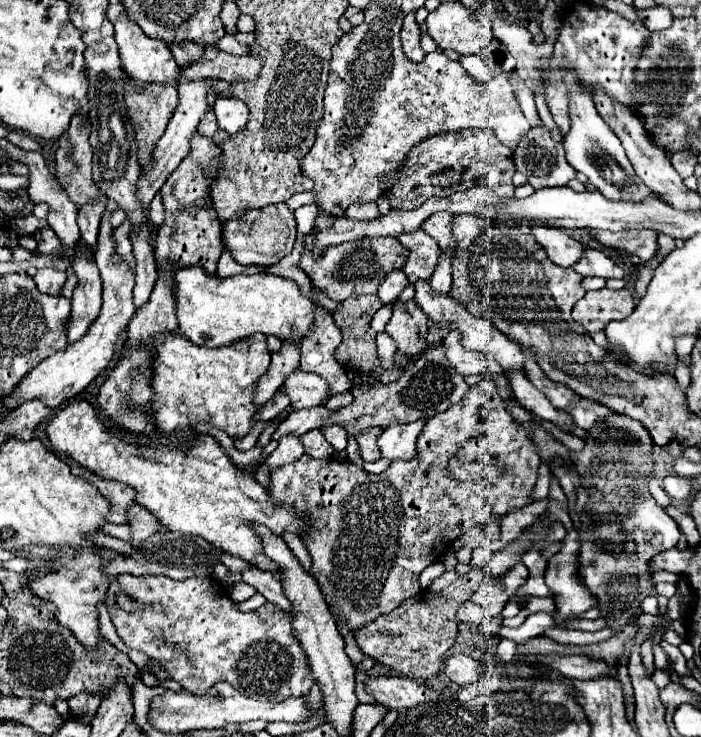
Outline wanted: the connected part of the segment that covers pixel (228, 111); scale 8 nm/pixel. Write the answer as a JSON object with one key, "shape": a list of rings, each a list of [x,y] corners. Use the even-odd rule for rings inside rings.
{"shape":[[[217,98],[217,102],[213,104],[213,112],[217,116],[219,128],[229,132],[231,136],[241,132],[249,120],[247,104],[237,98]]]}

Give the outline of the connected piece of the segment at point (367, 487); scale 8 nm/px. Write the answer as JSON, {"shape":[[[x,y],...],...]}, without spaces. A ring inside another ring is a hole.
{"shape":[[[489,376],[477,386],[471,386],[461,402],[439,412],[425,424],[417,438],[417,456],[419,458],[407,462],[393,460],[391,466],[377,476],[363,472],[353,462],[333,458],[315,460],[307,454],[293,464],[269,466],[269,492],[275,504],[291,504],[313,520],[311,532],[303,538],[307,552],[313,558],[313,576],[317,578],[329,608],[339,610],[351,632],[383,612],[395,610],[403,600],[421,592],[419,574],[439,560],[437,542],[453,542],[463,536],[463,528],[469,526],[469,520],[471,528],[491,522],[501,524],[501,518],[511,508],[523,508],[533,502],[531,494],[541,460],[527,436],[515,428],[513,418],[505,410],[503,398],[497,394],[497,384]],[[451,456],[459,456],[461,462],[497,464],[503,470],[503,476],[497,478],[491,474],[477,480],[453,480],[445,466]]]}

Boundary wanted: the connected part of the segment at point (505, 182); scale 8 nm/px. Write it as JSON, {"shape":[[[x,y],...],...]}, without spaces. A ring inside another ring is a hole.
{"shape":[[[477,128],[441,132],[413,146],[401,168],[385,176],[383,194],[389,198],[391,208],[405,210],[417,208],[431,196],[449,196],[457,190],[467,190],[471,186],[487,186],[501,198],[511,198],[515,192],[515,186],[511,182],[513,174],[513,152],[507,146],[503,146],[491,130]]]}

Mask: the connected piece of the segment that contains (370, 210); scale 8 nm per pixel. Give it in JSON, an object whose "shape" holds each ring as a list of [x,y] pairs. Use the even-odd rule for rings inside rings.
{"shape":[[[353,202],[347,212],[347,216],[351,218],[359,218],[359,220],[367,220],[367,218],[375,218],[379,216],[379,208],[375,202]]]}

